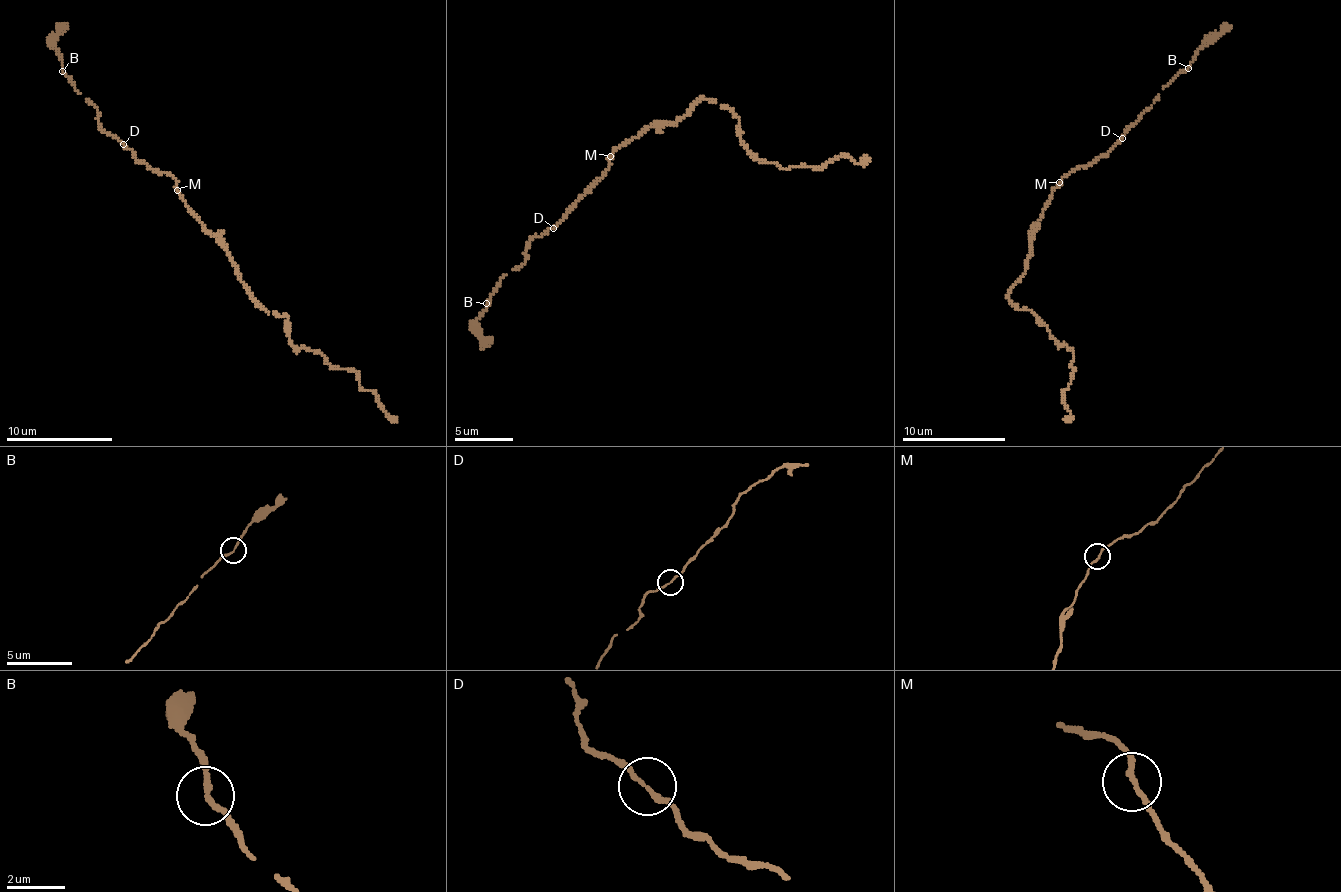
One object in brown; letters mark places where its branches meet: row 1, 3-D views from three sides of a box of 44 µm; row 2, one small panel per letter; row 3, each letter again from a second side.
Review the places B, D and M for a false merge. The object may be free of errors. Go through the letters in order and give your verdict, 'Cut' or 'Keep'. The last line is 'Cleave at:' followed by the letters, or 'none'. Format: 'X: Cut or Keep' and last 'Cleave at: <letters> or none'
B: Keep
D: Keep
M: Keep
Cleave at: none

